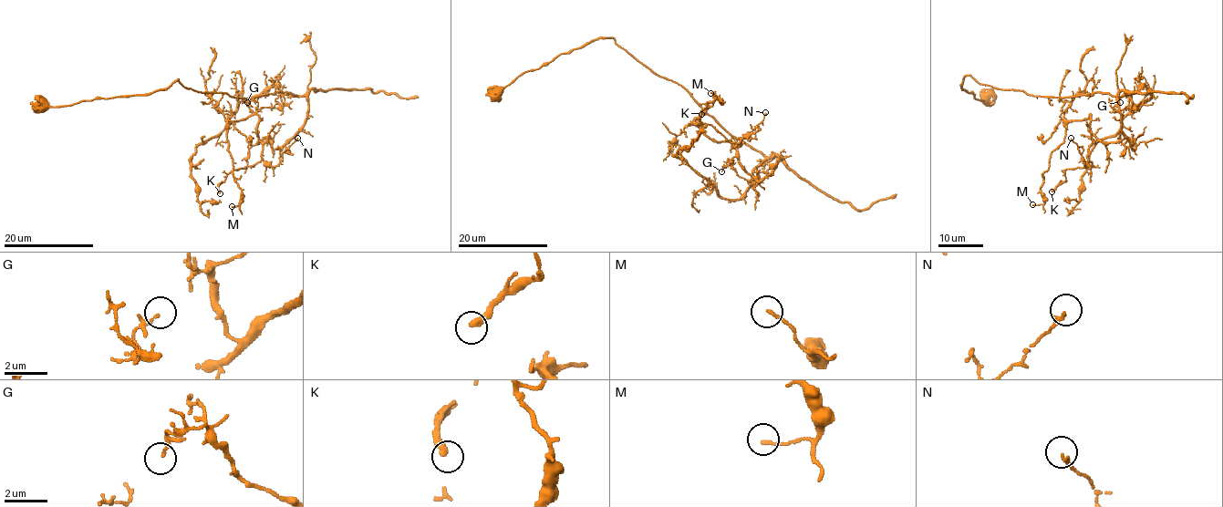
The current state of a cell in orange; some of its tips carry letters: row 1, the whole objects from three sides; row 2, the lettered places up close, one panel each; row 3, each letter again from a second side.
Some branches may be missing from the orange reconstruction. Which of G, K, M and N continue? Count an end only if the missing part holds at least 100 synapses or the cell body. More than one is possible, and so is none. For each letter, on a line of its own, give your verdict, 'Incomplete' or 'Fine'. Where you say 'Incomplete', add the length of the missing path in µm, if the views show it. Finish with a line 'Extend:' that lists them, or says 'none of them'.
G: Fine
K: Fine
M: Fine
N: Fine
Extend: none of them

